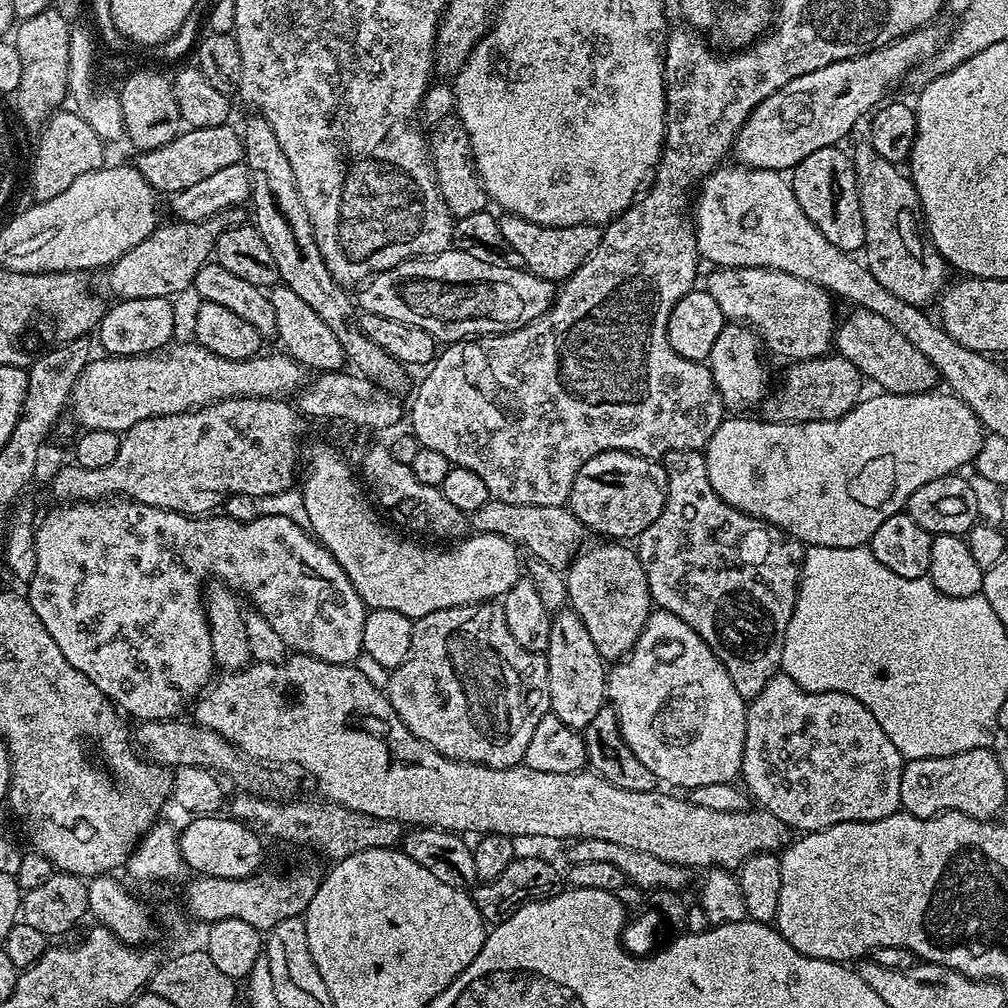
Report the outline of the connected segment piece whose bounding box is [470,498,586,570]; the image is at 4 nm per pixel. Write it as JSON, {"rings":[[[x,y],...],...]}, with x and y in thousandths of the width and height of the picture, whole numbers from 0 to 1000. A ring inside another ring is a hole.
{"rings":[[[485,495],[483,500],[467,509],[466,522],[471,529],[492,529],[515,542],[527,555],[542,558],[542,562],[553,565],[563,564],[580,543],[579,519],[561,502],[526,502]]]}

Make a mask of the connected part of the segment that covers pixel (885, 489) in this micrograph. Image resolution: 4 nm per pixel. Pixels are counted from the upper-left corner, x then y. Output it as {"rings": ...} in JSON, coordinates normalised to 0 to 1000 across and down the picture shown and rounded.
{"rings":[[[926,387],[923,389],[912,389],[911,391],[887,391],[877,389],[854,396],[852,401],[848,401],[835,415],[830,417],[813,417],[812,419],[800,419],[799,421],[769,421],[757,415],[750,417],[726,417],[720,415],[708,427],[708,431],[702,436],[700,443],[697,445],[700,454],[700,470],[704,472],[704,482],[724,502],[728,502],[733,508],[738,508],[741,512],[747,512],[749,516],[756,516],[759,520],[766,520],[769,524],[775,524],[778,528],[783,528],[790,533],[795,540],[811,544],[819,542],[820,544],[856,544],[864,537],[867,526],[879,518],[879,514],[894,511],[900,505],[903,490],[911,486],[919,478],[927,478],[927,474],[943,472],[953,467],[955,460],[963,461],[972,448],[972,443],[976,441],[978,426],[973,421],[972,416],[954,399],[949,393],[941,391],[939,388]]]}

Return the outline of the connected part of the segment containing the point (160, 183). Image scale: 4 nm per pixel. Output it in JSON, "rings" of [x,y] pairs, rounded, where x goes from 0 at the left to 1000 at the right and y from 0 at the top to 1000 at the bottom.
{"rings":[[[224,122],[203,127],[187,127],[165,141],[165,145],[139,151],[136,159],[133,159],[133,165],[156,191],[180,190],[185,188],[185,185],[200,181],[200,177],[208,177],[208,173],[213,173],[223,165],[232,165],[242,159],[242,136],[230,126],[229,122]]]}

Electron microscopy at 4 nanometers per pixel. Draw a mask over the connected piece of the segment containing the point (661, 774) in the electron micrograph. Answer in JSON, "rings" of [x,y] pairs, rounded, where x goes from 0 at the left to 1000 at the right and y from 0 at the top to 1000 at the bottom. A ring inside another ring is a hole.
{"rings":[[[654,605],[648,606],[644,610],[641,621],[637,625],[633,637],[627,642],[626,648],[606,660],[601,671],[601,690],[612,708],[616,731],[620,734],[621,740],[629,746],[633,756],[637,756],[638,760],[651,769],[655,776],[668,778],[671,782],[682,784],[692,780],[708,780],[708,776],[724,778],[734,770],[736,744],[740,736],[740,712],[742,711],[740,696],[736,692],[736,688],[732,688],[732,685],[728,685],[728,677],[724,677],[724,669],[720,669],[720,661],[716,661],[716,657],[707,649],[704,641],[700,641],[700,637],[696,637],[693,629],[685,621],[681,621],[681,617],[677,617],[677,613]]]}

